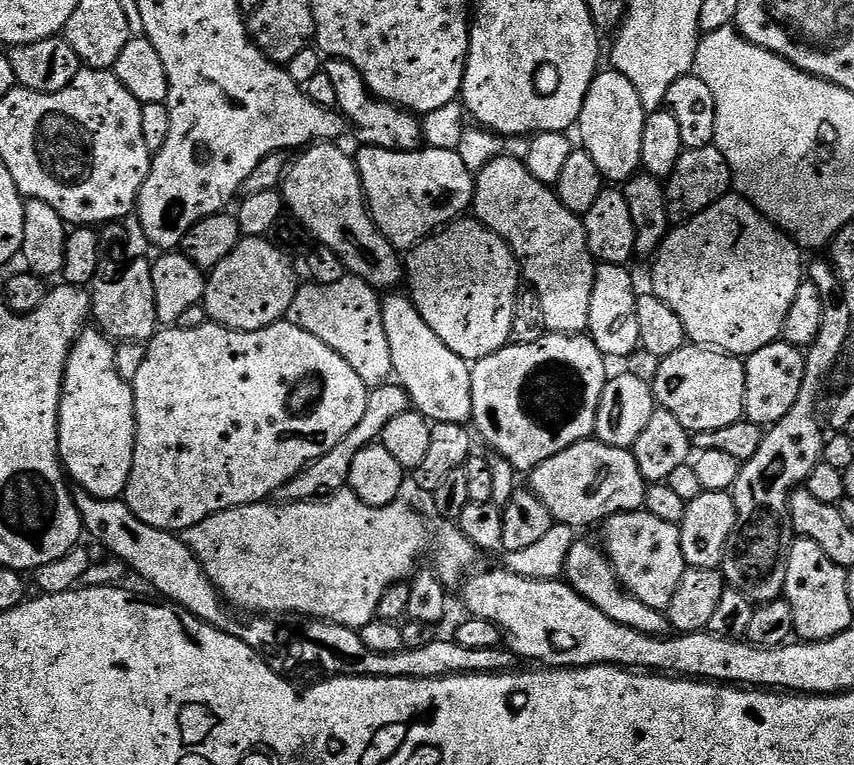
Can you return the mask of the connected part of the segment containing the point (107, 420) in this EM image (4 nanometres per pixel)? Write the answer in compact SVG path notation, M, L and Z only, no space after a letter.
M99 330L81 332L66 362L58 438L64 471L73 485L103 500L123 497L136 445L136 403L131 383L118 374L113 341Z

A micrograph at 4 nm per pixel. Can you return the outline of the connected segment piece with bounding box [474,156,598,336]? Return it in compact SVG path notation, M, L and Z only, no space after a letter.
M509 156L475 173L474 216L510 246L523 279L542 302L548 332L561 336L587 333L590 294L594 294L597 261L588 249L584 221L558 199L549 185L538 182L522 160Z

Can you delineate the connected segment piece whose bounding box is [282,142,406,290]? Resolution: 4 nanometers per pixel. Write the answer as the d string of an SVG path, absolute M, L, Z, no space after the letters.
M321 142L303 149L293 164L291 161L282 181L287 211L311 232L319 247L334 250L351 275L362 278L377 290L399 289L406 276L401 253L372 221L355 159L336 147L340 146Z

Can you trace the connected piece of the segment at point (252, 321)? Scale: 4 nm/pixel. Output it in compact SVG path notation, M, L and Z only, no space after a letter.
M243 237L230 255L207 273L202 305L211 323L239 332L262 330L281 323L298 287L293 259L265 237Z

